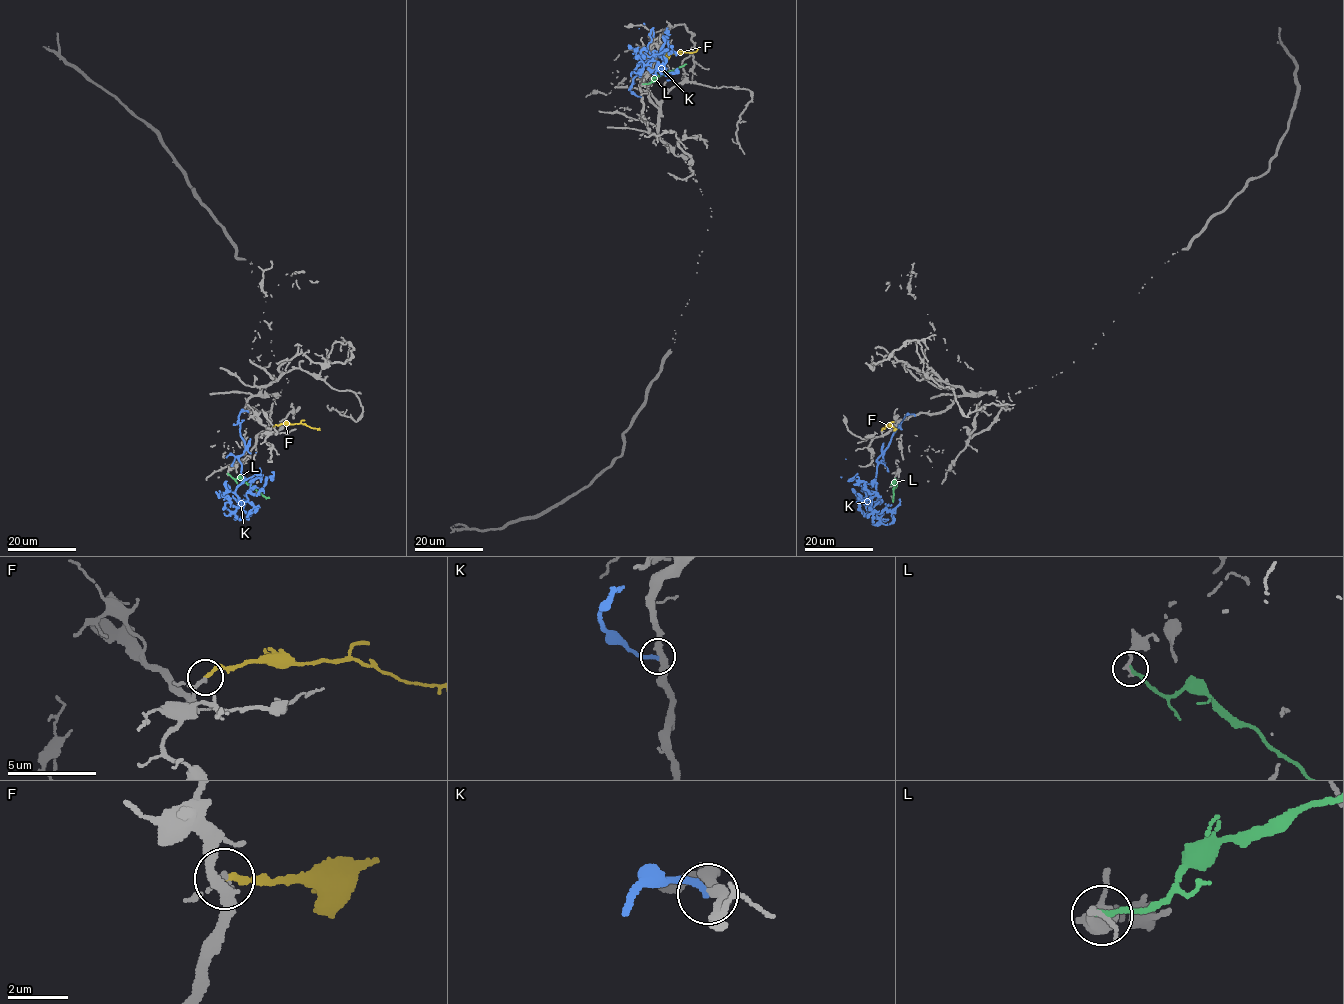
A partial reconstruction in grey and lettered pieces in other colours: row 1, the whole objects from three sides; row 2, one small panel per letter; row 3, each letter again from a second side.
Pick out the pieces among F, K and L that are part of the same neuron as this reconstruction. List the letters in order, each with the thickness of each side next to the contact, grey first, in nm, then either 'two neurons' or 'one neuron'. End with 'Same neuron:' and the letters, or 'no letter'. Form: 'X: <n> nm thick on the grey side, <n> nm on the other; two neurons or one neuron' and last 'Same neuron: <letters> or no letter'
F: 160 nm thick on the grey side, 190 nm on the other; one neuron
K: 320 nm thick on the grey side, 220 nm on the other; two neurons
L: 170 nm thick on the grey side, 190 nm on the other; two neurons
Same neuron: F

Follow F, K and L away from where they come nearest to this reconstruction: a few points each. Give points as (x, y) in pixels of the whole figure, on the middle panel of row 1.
F: (655, 55), (693, 53), (699, 47)
K: (641, 96), (630, 87), (638, 64), (651, 55), (647, 48), (649, 56), (661, 56), (667, 28)
L: (643, 84), (686, 64)

